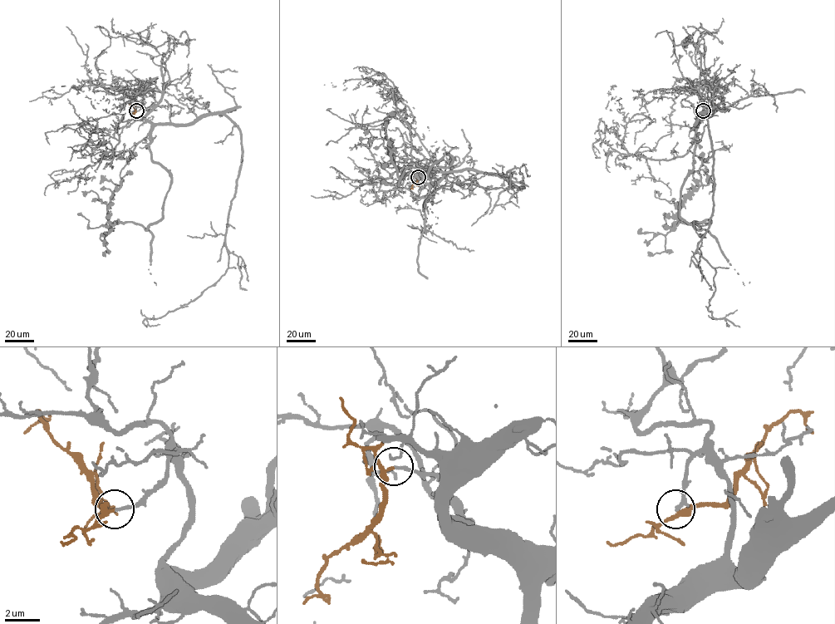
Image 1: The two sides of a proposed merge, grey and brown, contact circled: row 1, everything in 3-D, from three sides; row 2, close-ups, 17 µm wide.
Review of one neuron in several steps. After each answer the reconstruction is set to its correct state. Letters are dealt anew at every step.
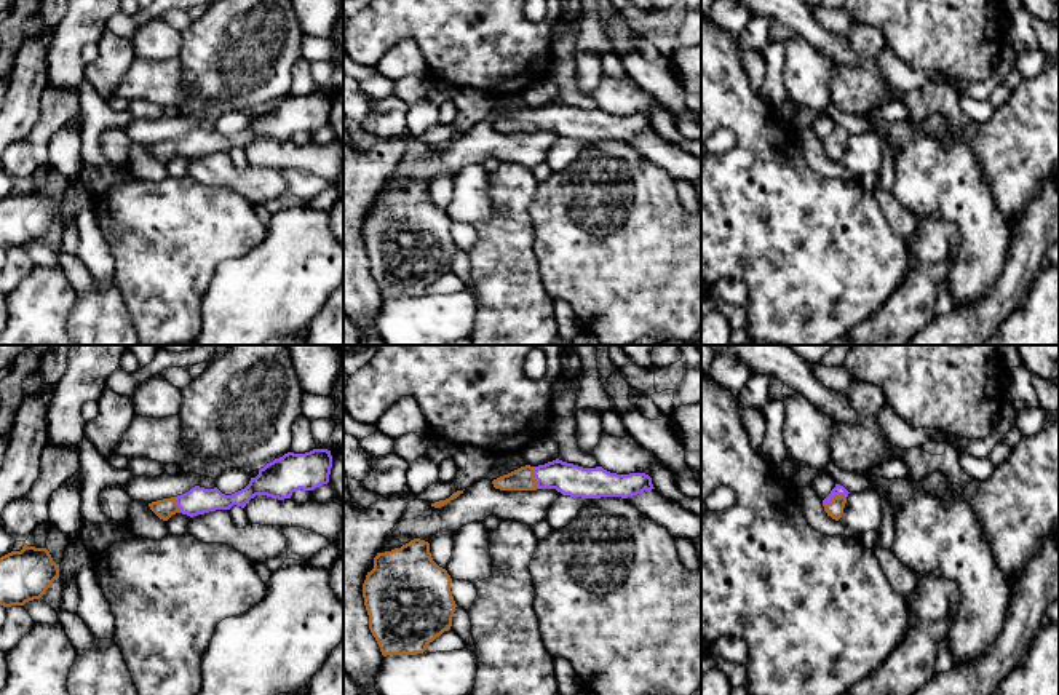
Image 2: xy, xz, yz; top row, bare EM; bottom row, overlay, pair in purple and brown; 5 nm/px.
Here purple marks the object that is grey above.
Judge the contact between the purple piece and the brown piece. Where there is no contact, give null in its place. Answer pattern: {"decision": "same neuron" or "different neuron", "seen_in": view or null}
{"decision": "same neuron", "seen_in": "yz"}

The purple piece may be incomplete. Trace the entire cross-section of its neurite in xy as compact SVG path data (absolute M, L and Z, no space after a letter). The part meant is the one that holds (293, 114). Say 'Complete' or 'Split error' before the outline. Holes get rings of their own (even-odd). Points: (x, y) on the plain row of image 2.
Split error. M313 91L305 96L288 94L259 112L249 126L225 137L217 129L192 129L188 134L149 145L150 152L163 163L182 155L190 160L216 152L230 152L233 147L244 150L256 137L291 141L295 133L313 133L329 125L332 97L327 91Z

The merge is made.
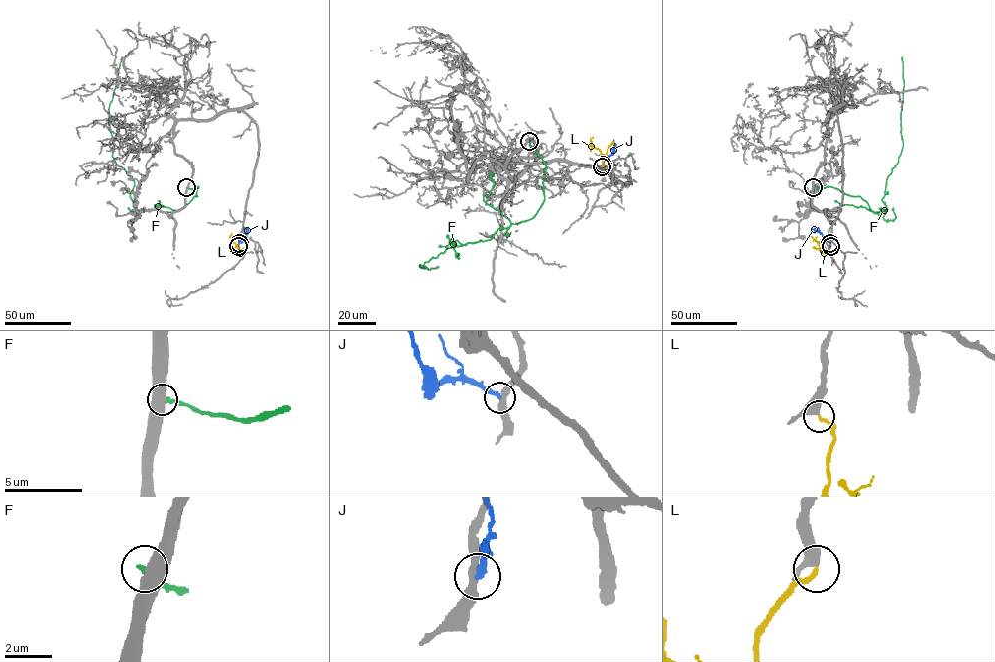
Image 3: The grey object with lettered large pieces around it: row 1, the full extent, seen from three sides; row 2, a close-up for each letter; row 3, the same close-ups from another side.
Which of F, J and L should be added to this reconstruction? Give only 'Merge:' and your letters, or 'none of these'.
Merge: L

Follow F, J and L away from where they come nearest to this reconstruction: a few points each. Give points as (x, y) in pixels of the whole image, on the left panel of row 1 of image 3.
F: (187, 187), (198, 186), (197, 196), (176, 210), (135, 208), (134, 181), (112, 156), (109, 127), (122, 56)
J: (239, 243), (244, 238), (247, 229)
L: (238, 246), (240, 254), (231, 240), (232, 233)

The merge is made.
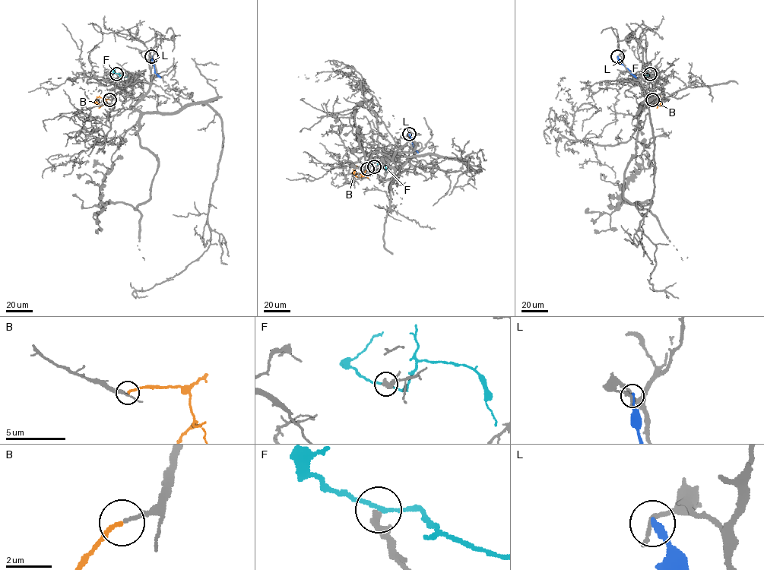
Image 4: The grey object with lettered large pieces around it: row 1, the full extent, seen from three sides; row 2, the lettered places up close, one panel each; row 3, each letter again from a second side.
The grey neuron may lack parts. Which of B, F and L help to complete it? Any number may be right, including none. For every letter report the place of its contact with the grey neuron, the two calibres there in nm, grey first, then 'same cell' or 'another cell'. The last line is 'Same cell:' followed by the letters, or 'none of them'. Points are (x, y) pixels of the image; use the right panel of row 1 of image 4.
B: meets grey at (652, 99); 160 nm thick on the grey side, 170 nm on the other; same cell
F: meets grey at (650, 74); 380 nm thick on the grey side, 150 nm on the other; another cell
L: meets grey at (617, 56); 240 nm thick on the grey side, 340 nm on the other; another cell
Same cell: B

